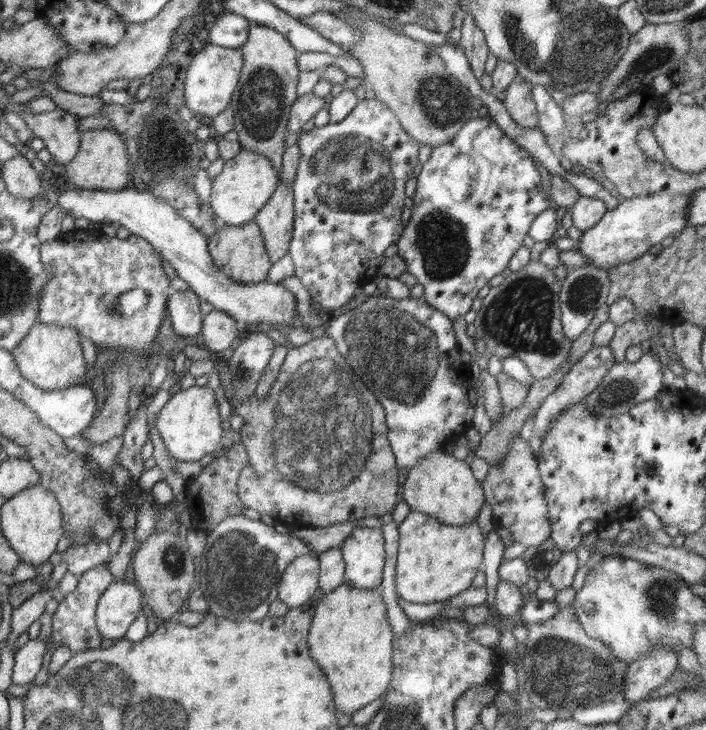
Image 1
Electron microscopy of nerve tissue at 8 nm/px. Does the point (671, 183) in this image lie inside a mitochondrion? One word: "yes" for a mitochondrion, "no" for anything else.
no

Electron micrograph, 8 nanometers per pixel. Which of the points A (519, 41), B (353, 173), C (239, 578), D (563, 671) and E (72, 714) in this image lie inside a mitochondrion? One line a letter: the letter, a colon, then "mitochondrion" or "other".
A: mitochondrion
B: mitochondrion
C: mitochondrion
D: mitochondrion
E: mitochondrion

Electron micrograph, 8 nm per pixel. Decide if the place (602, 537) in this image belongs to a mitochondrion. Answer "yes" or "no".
no

